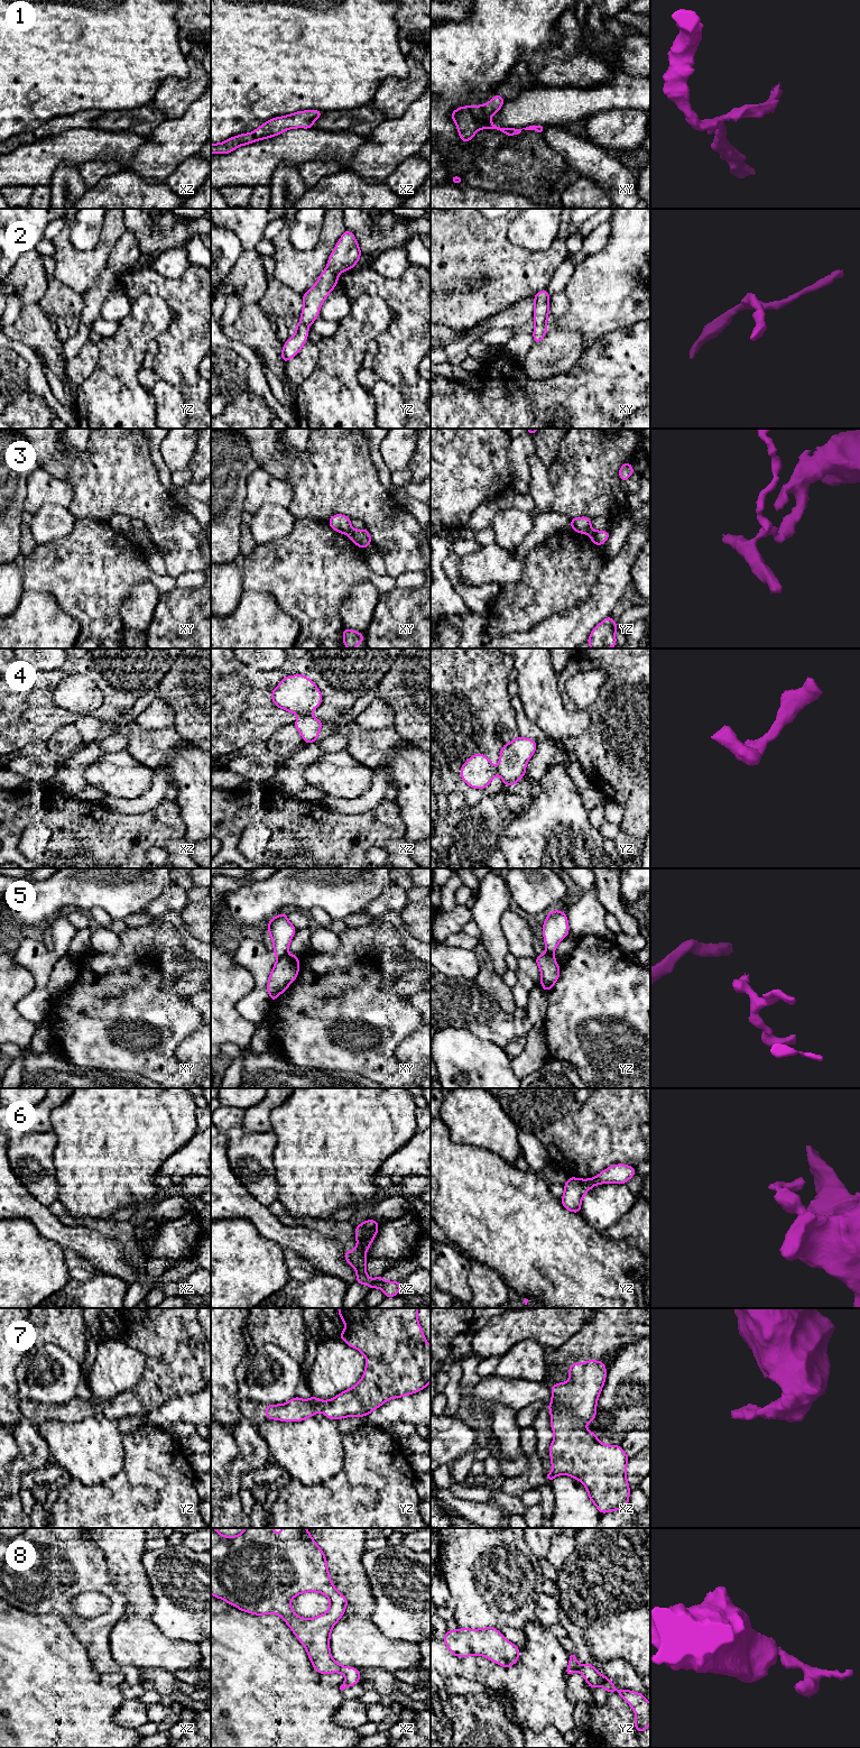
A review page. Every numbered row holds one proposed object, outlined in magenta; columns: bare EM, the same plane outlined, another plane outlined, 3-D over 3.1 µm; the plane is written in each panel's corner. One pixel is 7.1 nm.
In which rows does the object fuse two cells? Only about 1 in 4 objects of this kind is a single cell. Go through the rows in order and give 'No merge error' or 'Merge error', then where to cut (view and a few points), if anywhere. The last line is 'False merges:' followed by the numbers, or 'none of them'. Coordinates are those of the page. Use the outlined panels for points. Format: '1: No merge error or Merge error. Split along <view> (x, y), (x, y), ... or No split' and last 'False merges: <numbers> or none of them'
1: Merge error. Split along xy (468, 107), (479, 128)
2: No merge error. No split
3: Merge error. Split along xy (353, 531), (350, 536)
4: Merge error. Split along xz (308, 714), (301, 716)
5: Merge error. Split along xy (286, 953), (278, 957)
6: Merge error. Split along xz (358, 1245), (364, 1252)
7: No merge error. No split
8: No merge error. No split
False merges: 1, 3, 4, 5, 6

